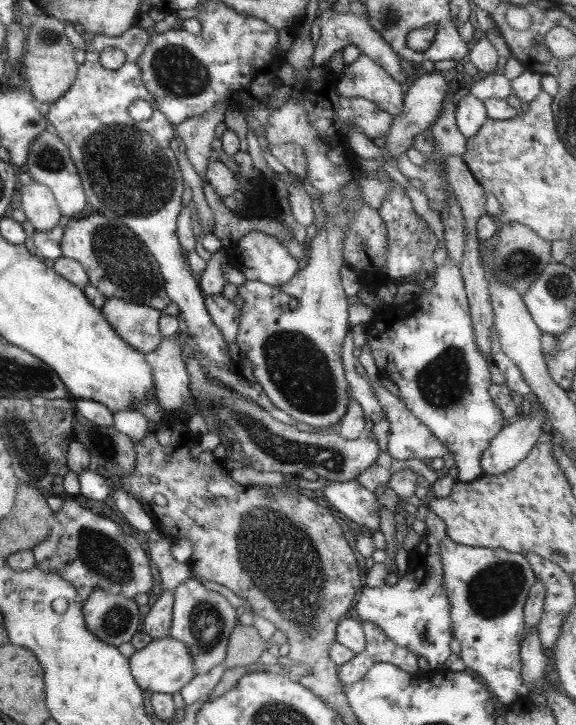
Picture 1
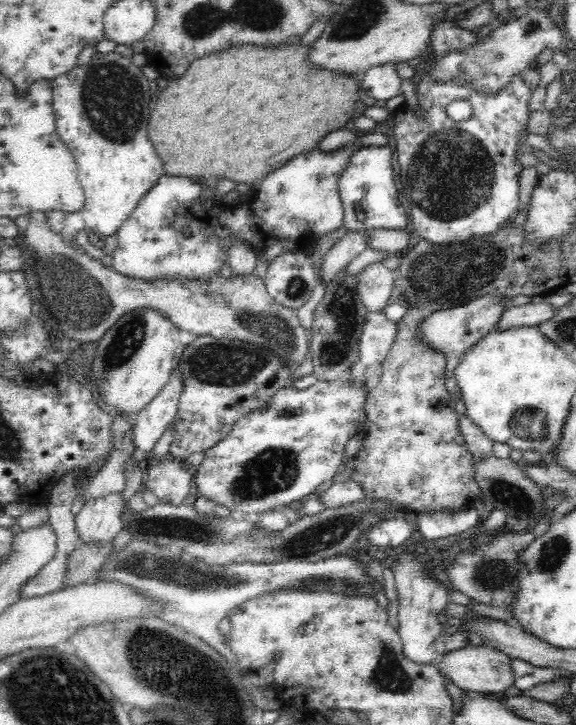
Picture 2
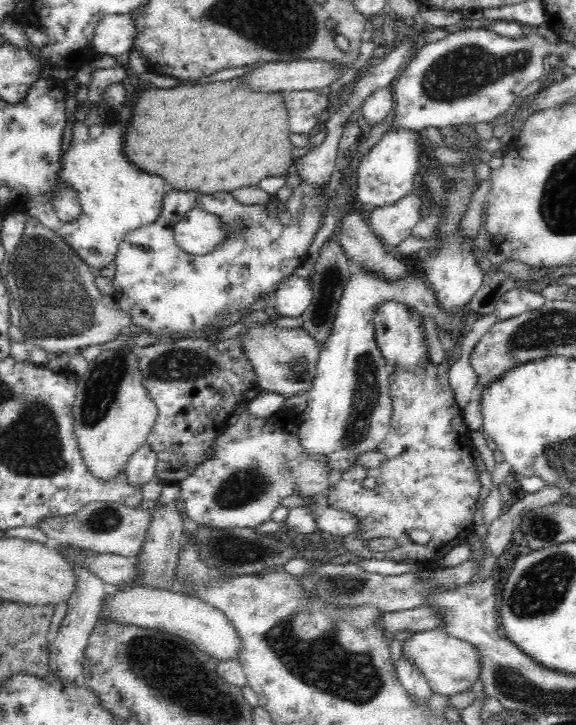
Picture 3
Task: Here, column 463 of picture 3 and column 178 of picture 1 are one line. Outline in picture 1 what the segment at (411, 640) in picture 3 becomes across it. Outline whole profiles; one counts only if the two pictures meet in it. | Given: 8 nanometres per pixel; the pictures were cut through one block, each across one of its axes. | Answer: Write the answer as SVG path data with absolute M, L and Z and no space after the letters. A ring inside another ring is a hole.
M169 637L152 640L145 648L133 652L128 661L131 676L137 686L150 693L175 694L195 676L193 661L187 647Z

